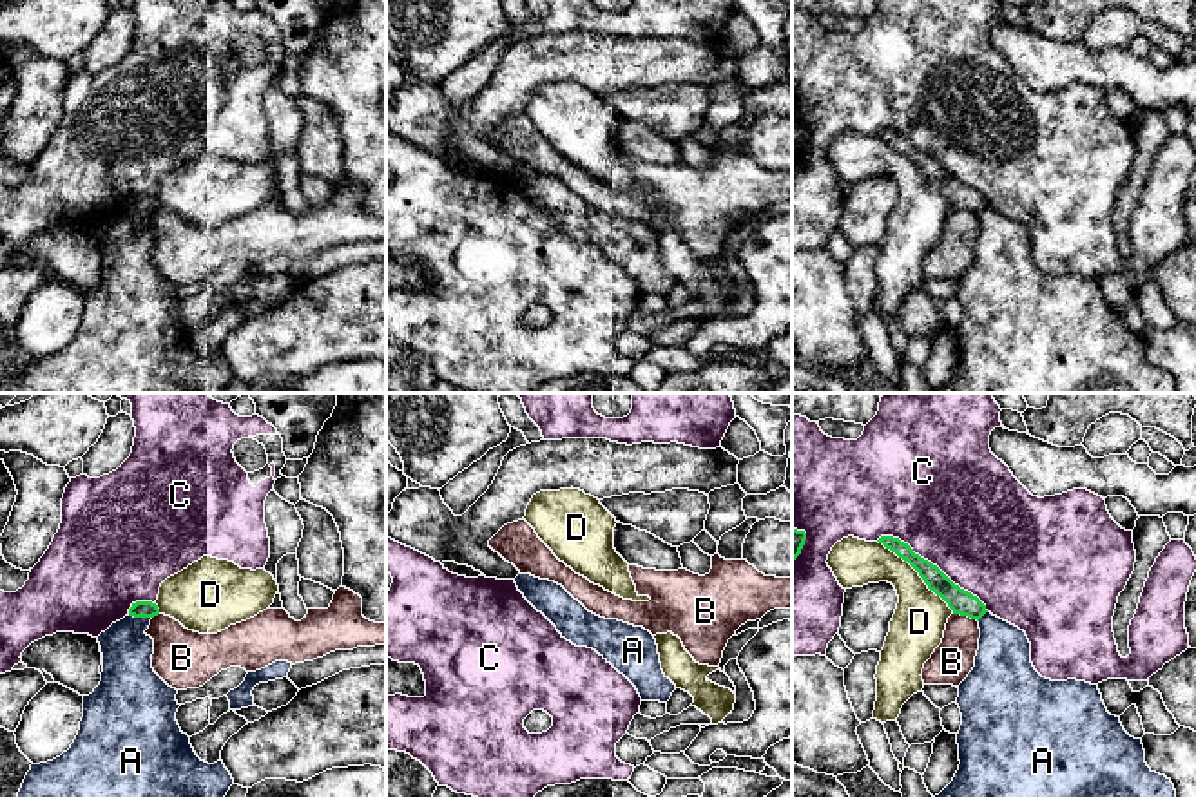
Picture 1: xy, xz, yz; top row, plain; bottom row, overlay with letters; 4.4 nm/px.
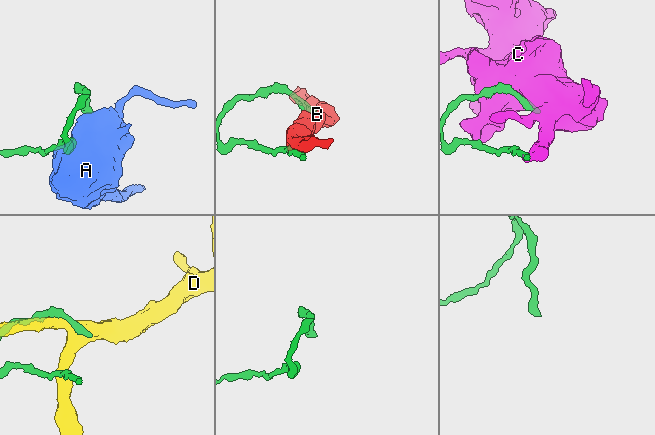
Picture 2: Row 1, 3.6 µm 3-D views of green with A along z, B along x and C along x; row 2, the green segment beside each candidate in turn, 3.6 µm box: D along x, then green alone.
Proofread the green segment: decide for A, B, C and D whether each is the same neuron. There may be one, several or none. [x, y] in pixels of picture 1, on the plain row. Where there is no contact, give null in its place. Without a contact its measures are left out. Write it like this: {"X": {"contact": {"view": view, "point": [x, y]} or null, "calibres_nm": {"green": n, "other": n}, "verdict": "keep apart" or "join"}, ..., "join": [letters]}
{"A": {"contact": {"view": "xy", "point": [140, 211]}, "calibres_nm": {"green": 80, "other": 220}, "verdict": "keep apart"}, "B": {"contact": {"view": "yz", "point": [966, 209]}, "calibres_nm": {"green": 110, "other": 180}, "verdict": "keep apart"}, "C": {"contact": {"view": "yz", "point": [932, 158]}, "calibres_nm": {"green": 110, "other": 500}, "verdict": "keep apart"}, "D": {"contact": {"view": "yz", "point": [919, 169]}, "calibres_nm": {"green": 110, "other": 240}, "verdict": "keep apart"}, "join": []}

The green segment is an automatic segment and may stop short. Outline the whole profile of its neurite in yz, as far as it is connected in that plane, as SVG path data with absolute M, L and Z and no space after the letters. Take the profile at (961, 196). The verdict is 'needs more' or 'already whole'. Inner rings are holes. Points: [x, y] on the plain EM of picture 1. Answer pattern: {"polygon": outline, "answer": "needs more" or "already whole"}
{"polygon": "M881 130L877 136L908 156L928 183L948 197L953 208L979 216L988 206L986 199L977 190L955 179L937 159L915 149L908 138L893 130Z", "answer": "already whole"}

